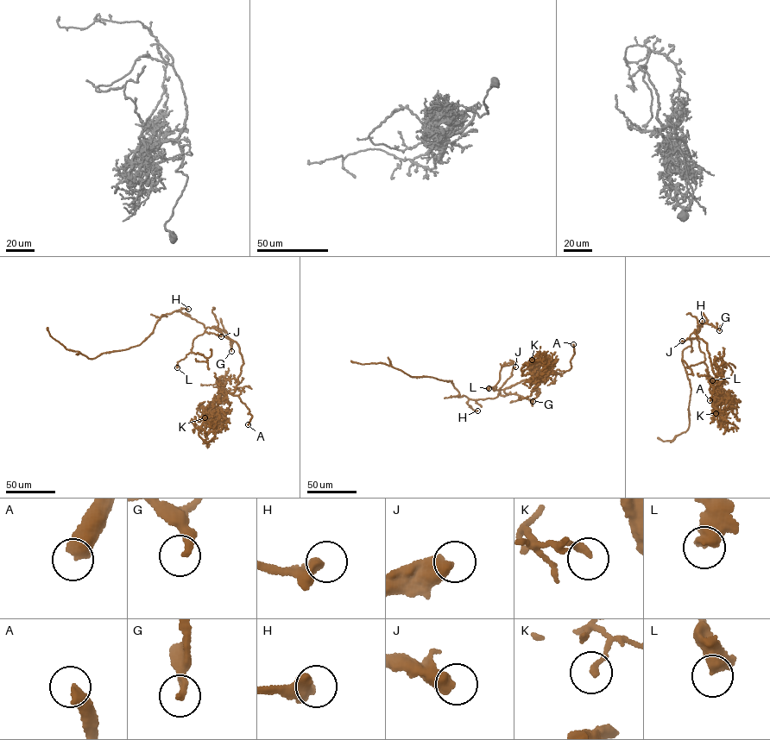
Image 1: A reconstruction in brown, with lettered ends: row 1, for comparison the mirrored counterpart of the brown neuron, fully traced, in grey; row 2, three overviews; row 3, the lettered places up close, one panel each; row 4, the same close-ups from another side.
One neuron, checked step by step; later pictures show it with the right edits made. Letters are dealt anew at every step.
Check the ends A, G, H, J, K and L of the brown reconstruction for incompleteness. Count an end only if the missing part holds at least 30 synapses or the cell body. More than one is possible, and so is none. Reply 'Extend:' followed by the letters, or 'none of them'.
Extend: A, G

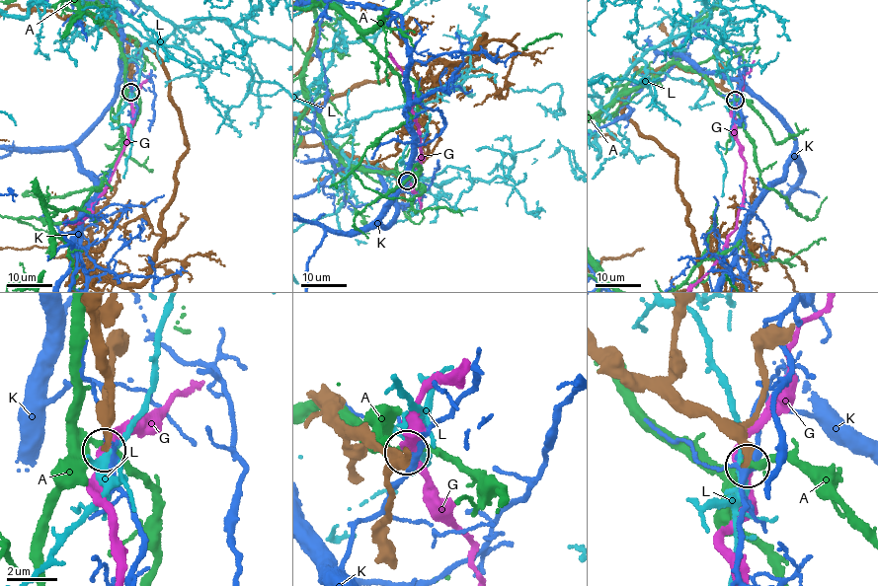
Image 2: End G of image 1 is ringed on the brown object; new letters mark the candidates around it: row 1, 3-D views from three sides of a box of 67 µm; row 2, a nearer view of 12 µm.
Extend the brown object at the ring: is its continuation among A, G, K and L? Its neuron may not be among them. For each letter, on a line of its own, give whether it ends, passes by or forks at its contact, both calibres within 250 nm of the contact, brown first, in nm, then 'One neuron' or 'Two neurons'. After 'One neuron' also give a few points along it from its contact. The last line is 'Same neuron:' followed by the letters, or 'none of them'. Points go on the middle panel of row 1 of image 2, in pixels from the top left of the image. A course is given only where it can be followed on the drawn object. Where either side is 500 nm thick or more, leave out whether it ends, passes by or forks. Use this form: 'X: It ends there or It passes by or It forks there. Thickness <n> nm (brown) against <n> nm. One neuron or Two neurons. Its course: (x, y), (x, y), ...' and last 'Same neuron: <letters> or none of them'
A: It passes by. Thickness 320 nm (brown) against 240 nm. Two neurons
G: It passes by. Thickness 400 nm (brown) against 360 nm. One neuron. Its course: (407, 181), (422, 154), (420, 132), (411, 107), (414, 102), (412, 96), (400, 69), (388, 52)
K: It forks there. Thickness 420 nm (brown) against 260 nm. Two neurons
L: It forks there. Thickness 280 nm (brown) against 200 nm. Two neurons
Same neuron: G

